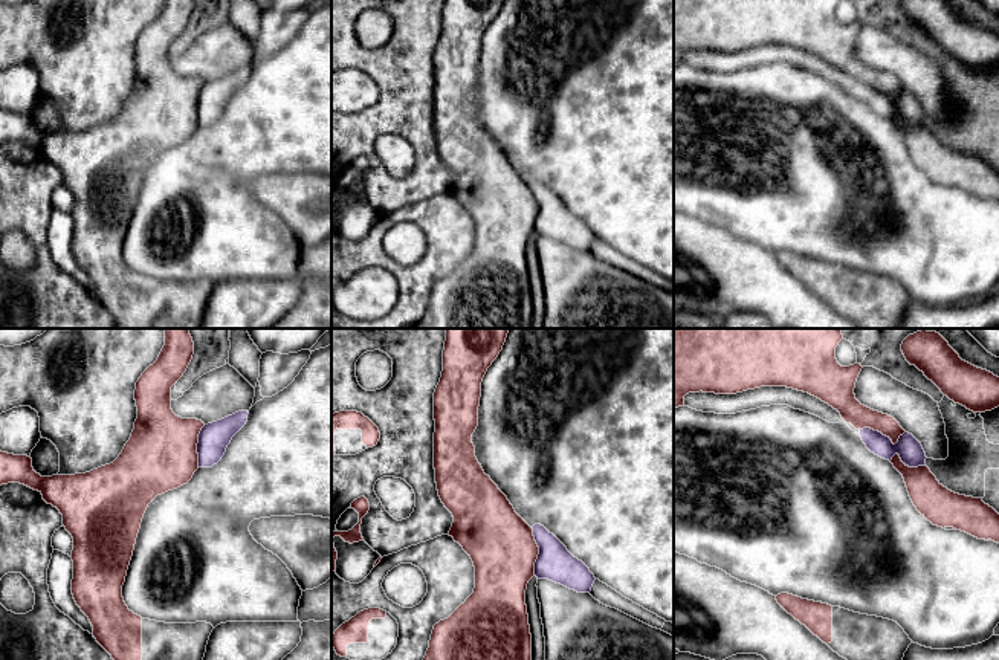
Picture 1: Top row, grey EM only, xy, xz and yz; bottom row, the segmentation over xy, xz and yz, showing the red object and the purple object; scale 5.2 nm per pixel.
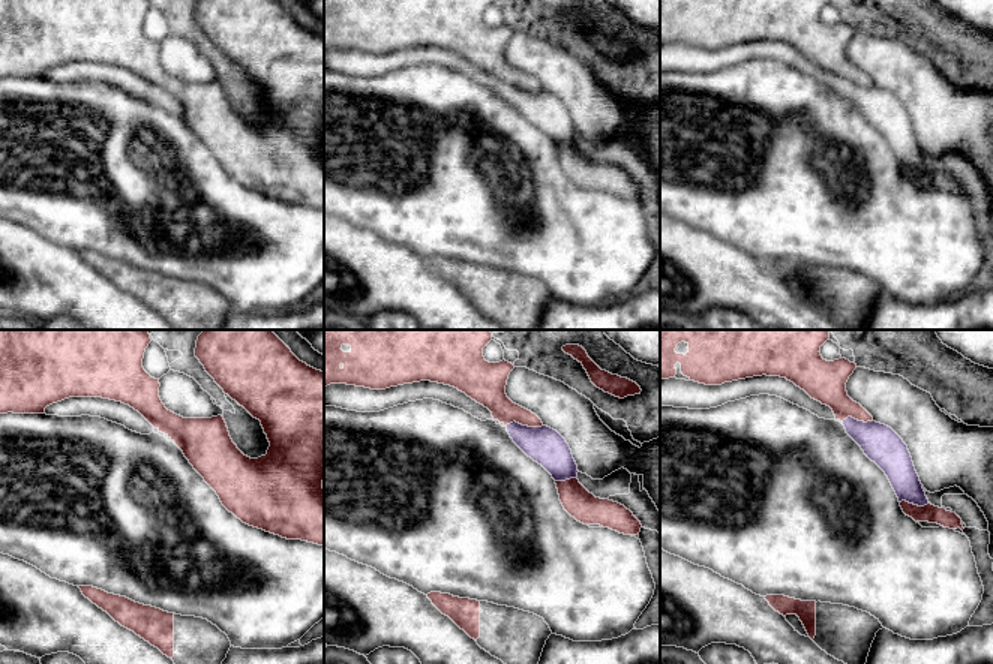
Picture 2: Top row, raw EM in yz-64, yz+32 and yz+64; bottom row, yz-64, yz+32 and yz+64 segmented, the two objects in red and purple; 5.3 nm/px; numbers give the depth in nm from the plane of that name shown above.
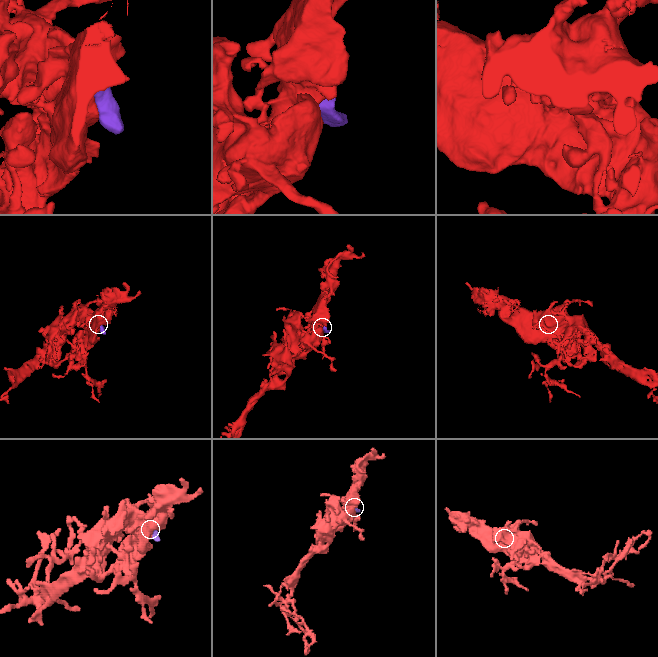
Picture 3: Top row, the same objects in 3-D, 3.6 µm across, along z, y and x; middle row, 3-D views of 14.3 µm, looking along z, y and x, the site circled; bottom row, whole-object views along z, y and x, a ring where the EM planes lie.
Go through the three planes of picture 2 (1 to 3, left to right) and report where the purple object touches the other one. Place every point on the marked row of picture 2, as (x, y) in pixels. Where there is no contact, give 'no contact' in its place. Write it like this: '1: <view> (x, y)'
1: no contact
2: yz+32 (524, 424)
3: yz+64 (857, 418)

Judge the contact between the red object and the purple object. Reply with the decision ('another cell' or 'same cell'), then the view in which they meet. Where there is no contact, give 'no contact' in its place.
same cell | yz

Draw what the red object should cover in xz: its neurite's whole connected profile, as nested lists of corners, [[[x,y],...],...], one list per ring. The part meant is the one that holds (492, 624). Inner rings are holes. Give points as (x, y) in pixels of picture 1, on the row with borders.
[[[446,328],[443,371],[434,393],[435,483],[441,503],[454,516],[448,535],[474,562],[475,588],[448,619],[434,625],[423,660],[532,660],[525,590],[533,576],[590,593],[600,603],[652,628],[661,629],[666,622],[596,579],[544,526],[530,527],[478,463],[472,434],[478,426],[481,382],[503,350],[507,333],[509,328]]]

